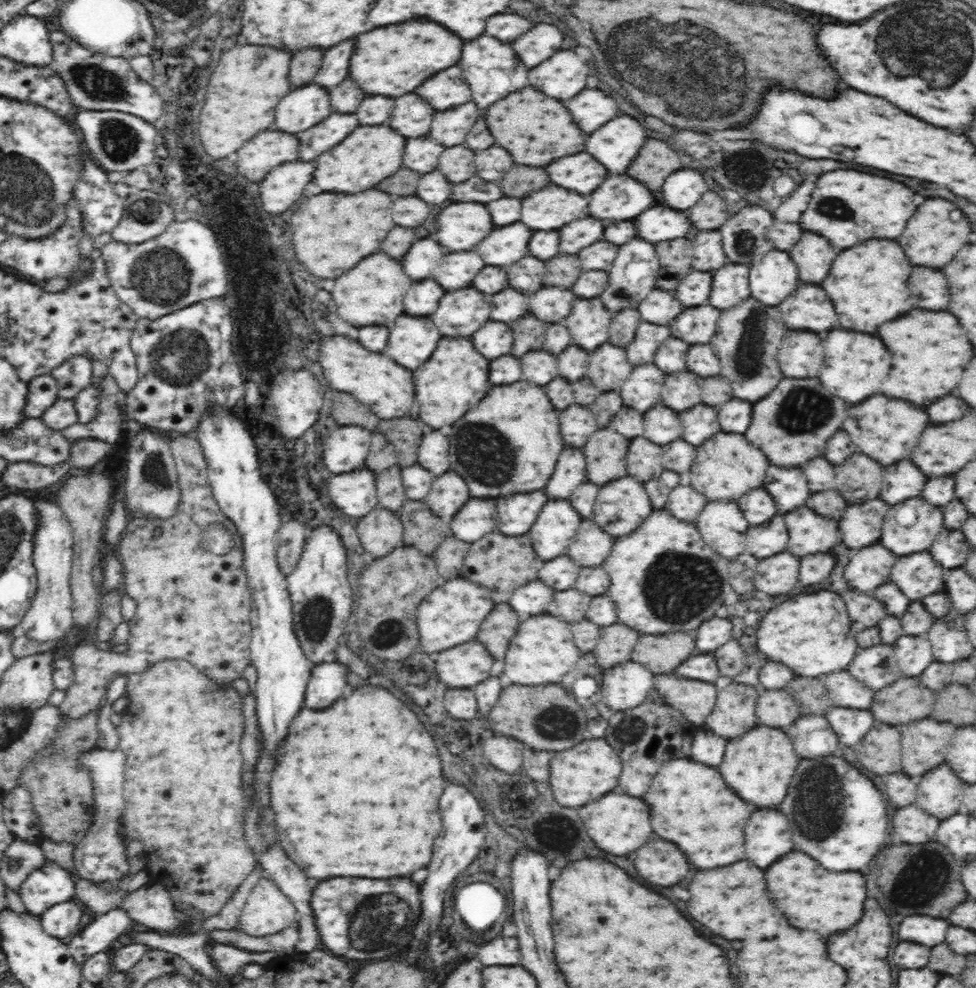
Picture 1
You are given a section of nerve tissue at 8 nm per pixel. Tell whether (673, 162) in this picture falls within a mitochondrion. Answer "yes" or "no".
no

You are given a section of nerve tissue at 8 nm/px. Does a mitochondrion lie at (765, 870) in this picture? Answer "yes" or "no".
no

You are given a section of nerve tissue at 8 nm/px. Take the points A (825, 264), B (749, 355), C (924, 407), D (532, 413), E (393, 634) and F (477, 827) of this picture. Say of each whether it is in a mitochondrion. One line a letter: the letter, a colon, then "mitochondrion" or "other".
A: other
B: mitochondrion
C: other
D: other
E: mitochondrion
F: other

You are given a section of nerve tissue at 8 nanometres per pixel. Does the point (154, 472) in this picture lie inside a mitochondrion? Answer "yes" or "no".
yes

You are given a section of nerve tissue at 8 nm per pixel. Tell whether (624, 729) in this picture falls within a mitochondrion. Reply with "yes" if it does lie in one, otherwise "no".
yes

